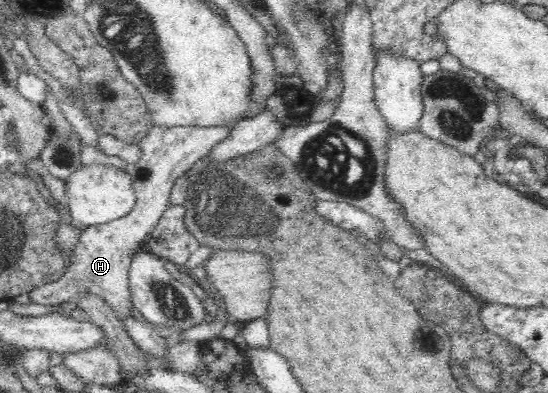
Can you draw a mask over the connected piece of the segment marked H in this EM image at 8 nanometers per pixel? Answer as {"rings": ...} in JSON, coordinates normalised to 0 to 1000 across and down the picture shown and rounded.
{"rings":[[[276,313],[276,323],[254,364],[259,379],[257,405],[232,422],[248,491],[243,532],[217,557],[157,575],[141,623],[141,639],[133,649],[130,679],[119,687],[117,702],[104,715],[55,740],[55,766],[97,779],[126,766],[148,738],[162,738],[184,753],[212,799],[226,812],[239,809],[245,781],[234,707],[239,651],[272,606],[292,552],[310,522],[310,491],[323,453],[349,433],[359,410],[370,407],[380,384],[396,369],[422,326],[301,323]]]}

